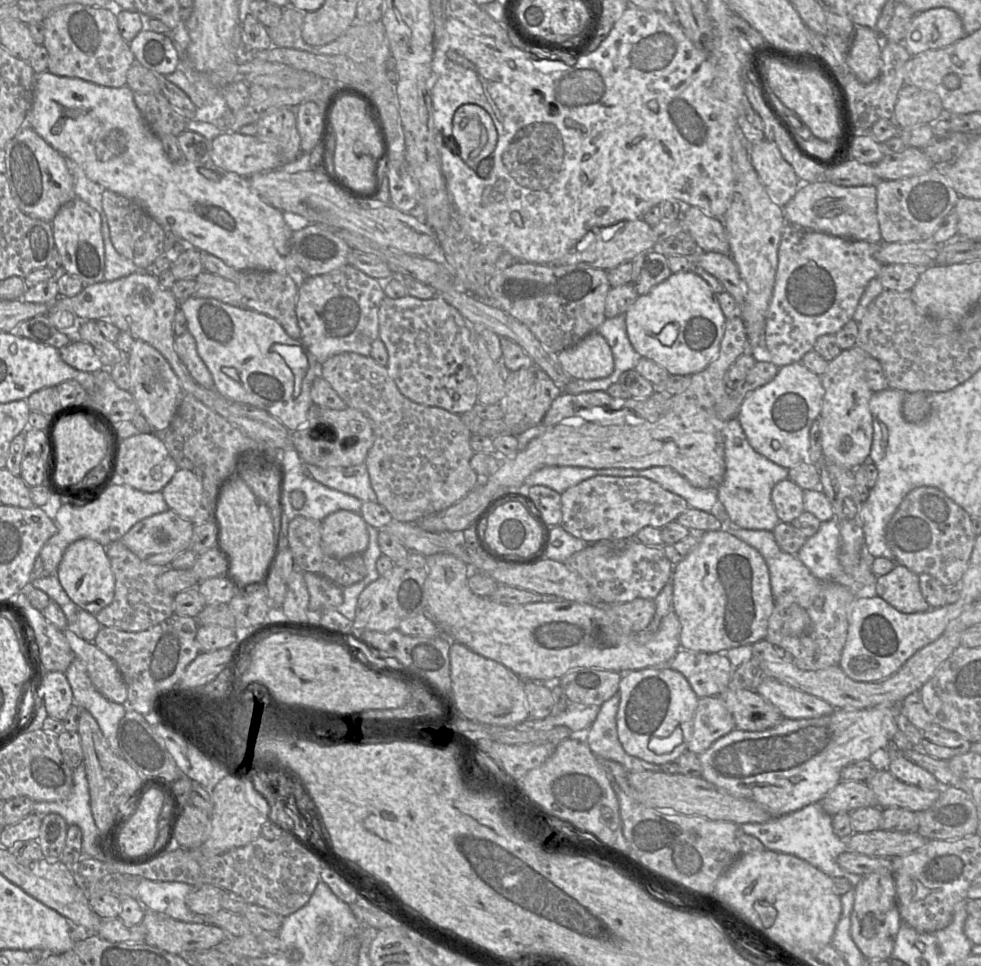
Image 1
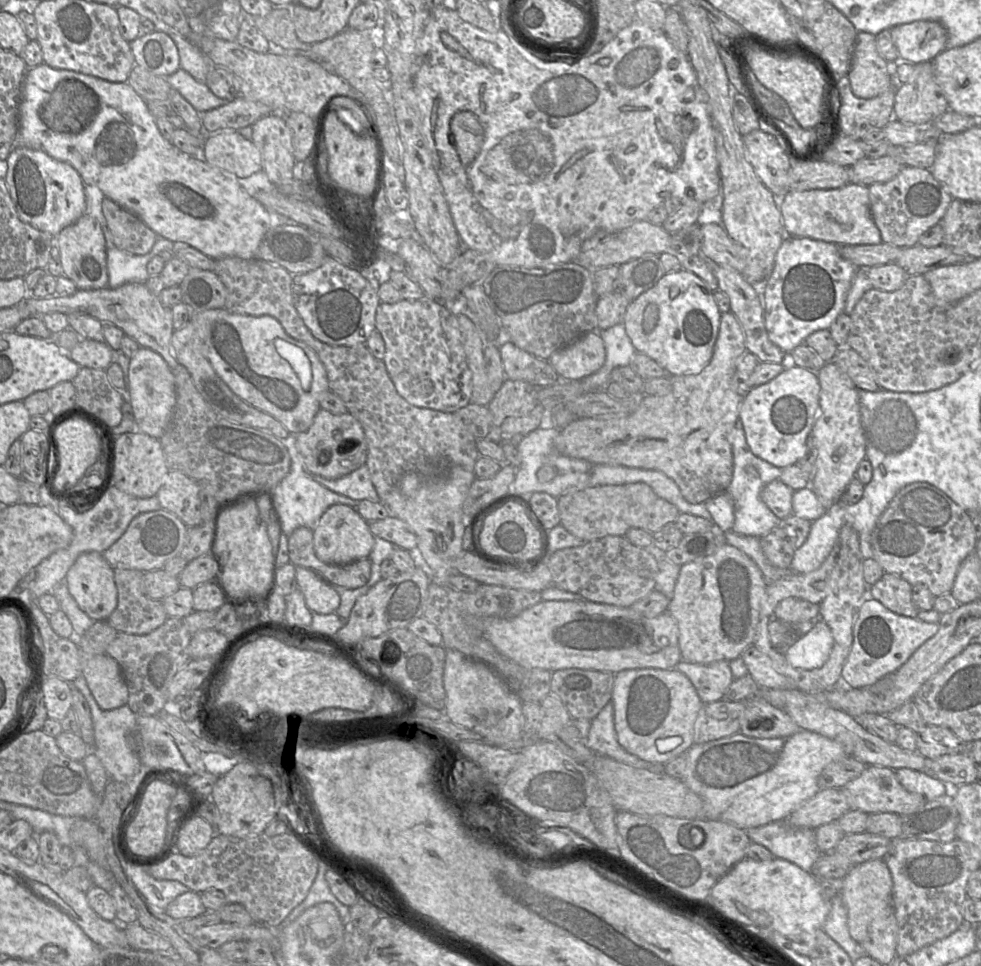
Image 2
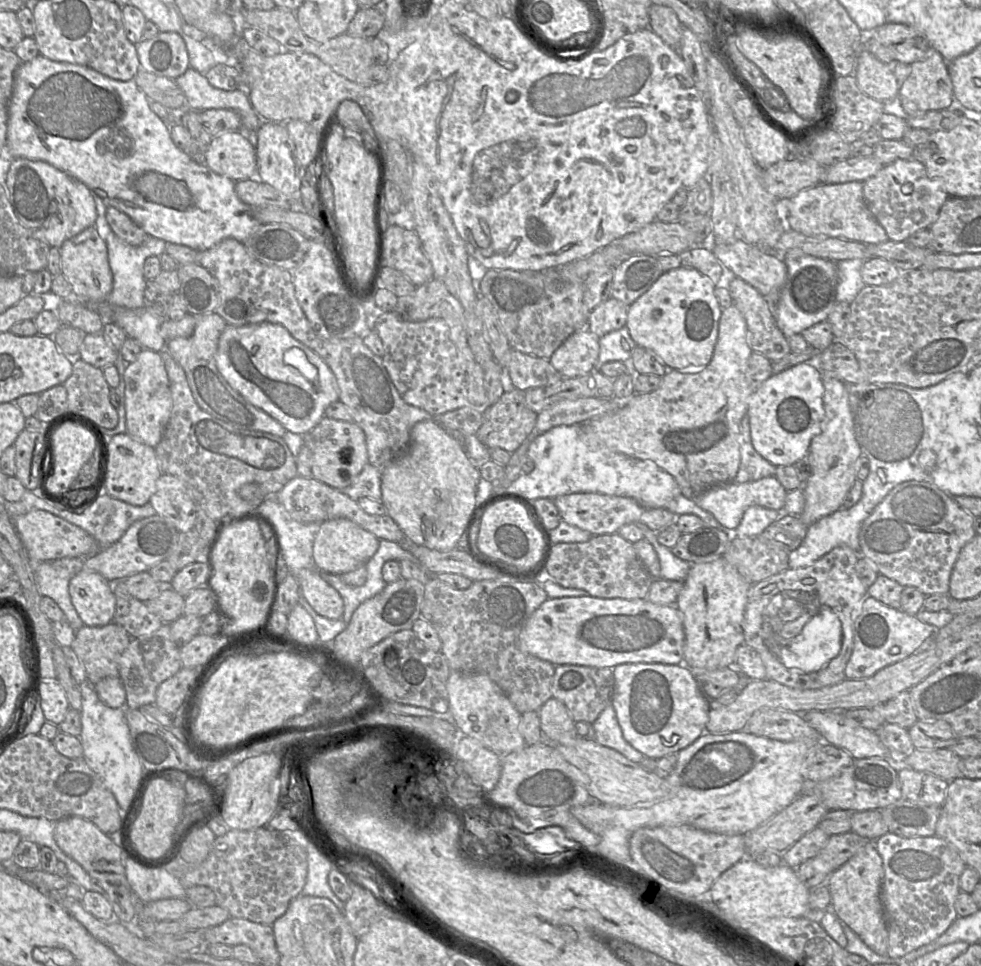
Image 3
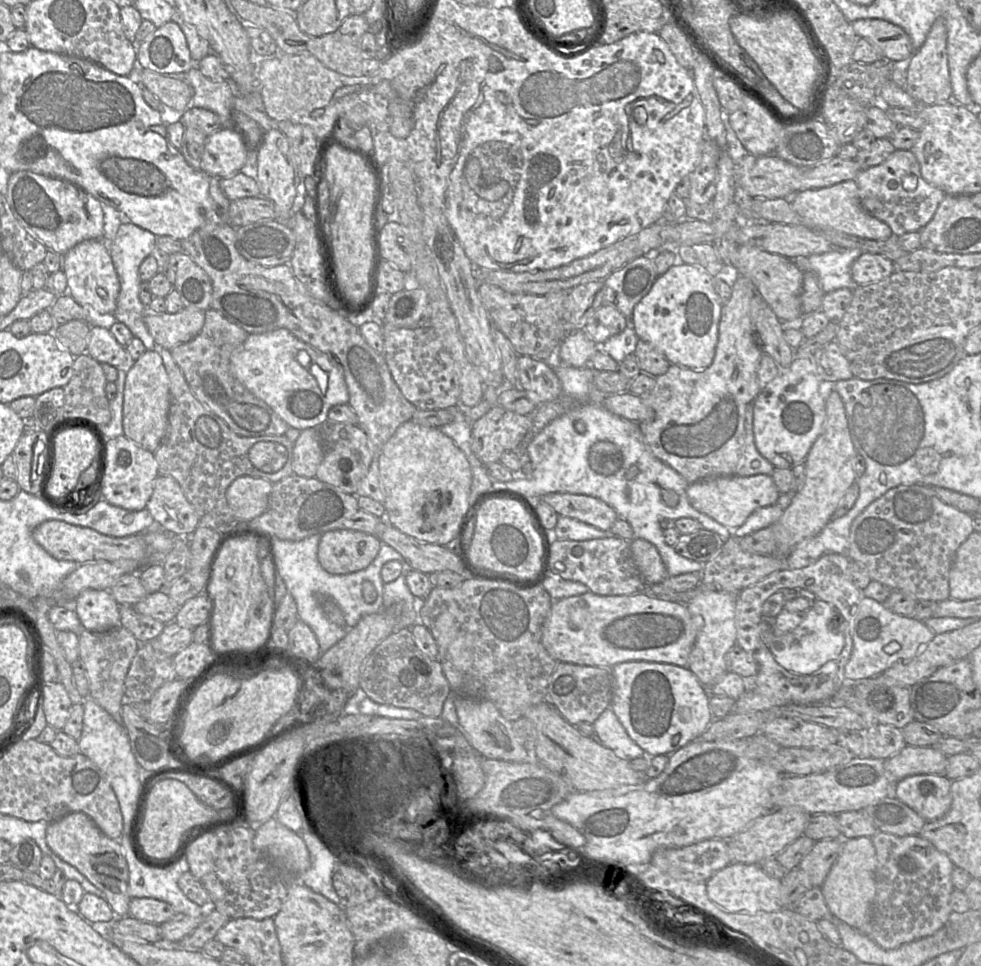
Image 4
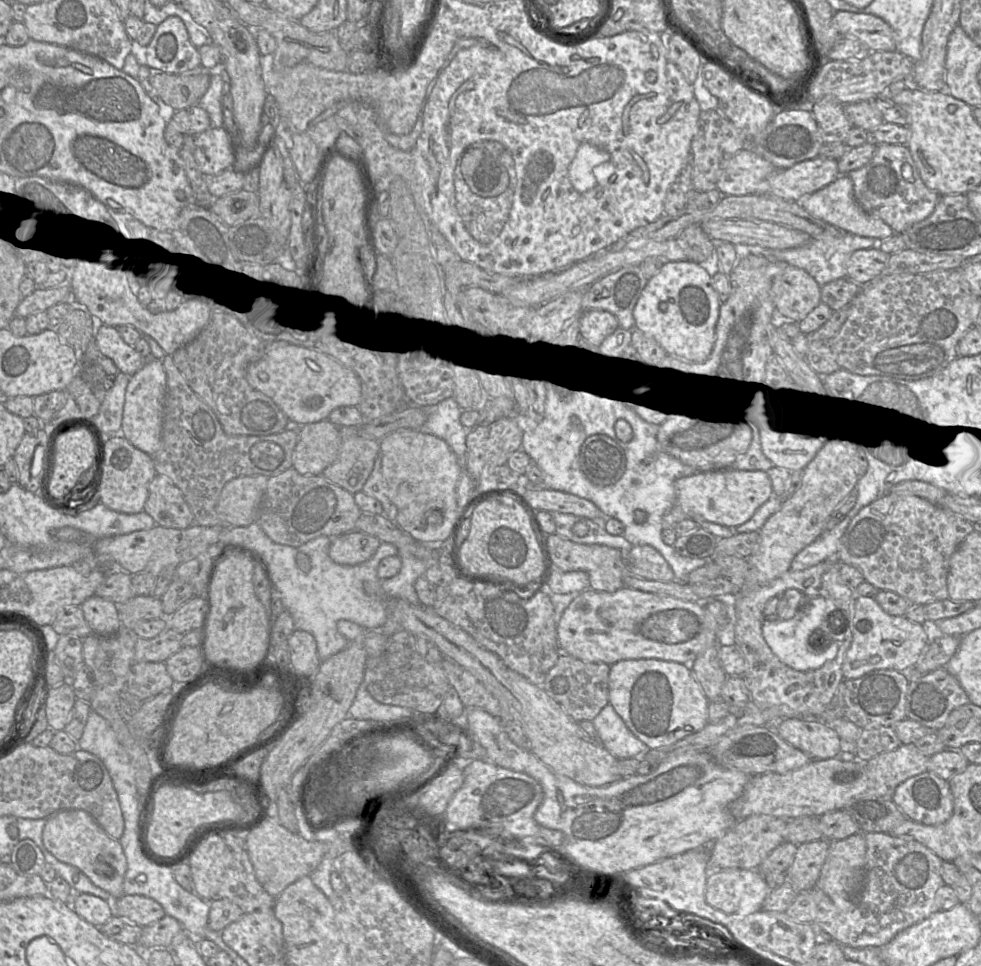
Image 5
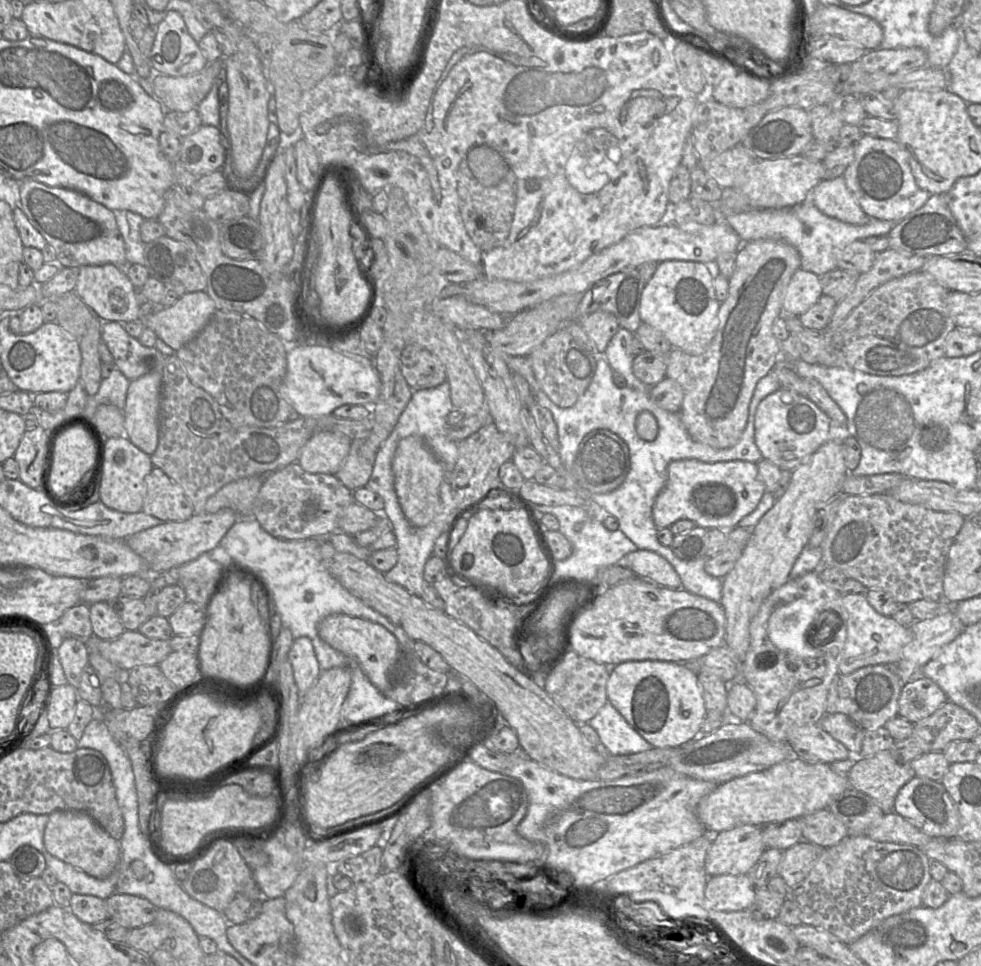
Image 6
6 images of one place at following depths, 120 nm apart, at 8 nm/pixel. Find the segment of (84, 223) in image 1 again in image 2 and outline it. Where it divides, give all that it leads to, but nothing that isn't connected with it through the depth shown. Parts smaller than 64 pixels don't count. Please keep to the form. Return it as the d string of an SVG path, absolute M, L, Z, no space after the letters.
M85 213L58 233L55 245L59 249L63 275L73 281L78 290L97 290L108 286L105 239L95 218Z

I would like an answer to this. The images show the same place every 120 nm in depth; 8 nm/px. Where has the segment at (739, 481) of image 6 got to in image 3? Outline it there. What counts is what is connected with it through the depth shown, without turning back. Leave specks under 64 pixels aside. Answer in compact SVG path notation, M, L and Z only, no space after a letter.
M768 476L756 481L745 483L730 482L709 488L703 492L696 502L700 508L711 513L718 523L729 531L734 531L739 525L745 510L752 505L783 511L787 491L775 476Z

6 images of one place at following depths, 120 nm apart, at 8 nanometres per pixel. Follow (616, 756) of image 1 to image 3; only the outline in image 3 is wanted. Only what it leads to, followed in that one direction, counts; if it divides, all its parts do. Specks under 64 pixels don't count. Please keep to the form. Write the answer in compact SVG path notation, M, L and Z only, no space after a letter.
M612 704L601 712L592 725L595 731L595 741L598 744L618 751L628 760L637 764L646 757L624 739Z

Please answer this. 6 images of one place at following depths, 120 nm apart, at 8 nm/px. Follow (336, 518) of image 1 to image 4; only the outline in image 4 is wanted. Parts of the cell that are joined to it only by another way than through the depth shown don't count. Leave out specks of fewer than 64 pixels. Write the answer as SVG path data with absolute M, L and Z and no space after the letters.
M335 529L322 533L317 558L330 574L342 575L366 568L376 557L381 540L351 529Z

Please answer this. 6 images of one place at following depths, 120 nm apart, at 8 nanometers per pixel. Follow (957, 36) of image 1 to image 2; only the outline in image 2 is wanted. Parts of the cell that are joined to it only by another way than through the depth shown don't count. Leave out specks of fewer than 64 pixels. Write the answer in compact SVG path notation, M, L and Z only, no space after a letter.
M919 20L891 28L900 61L931 62L946 49L947 31L936 21Z

